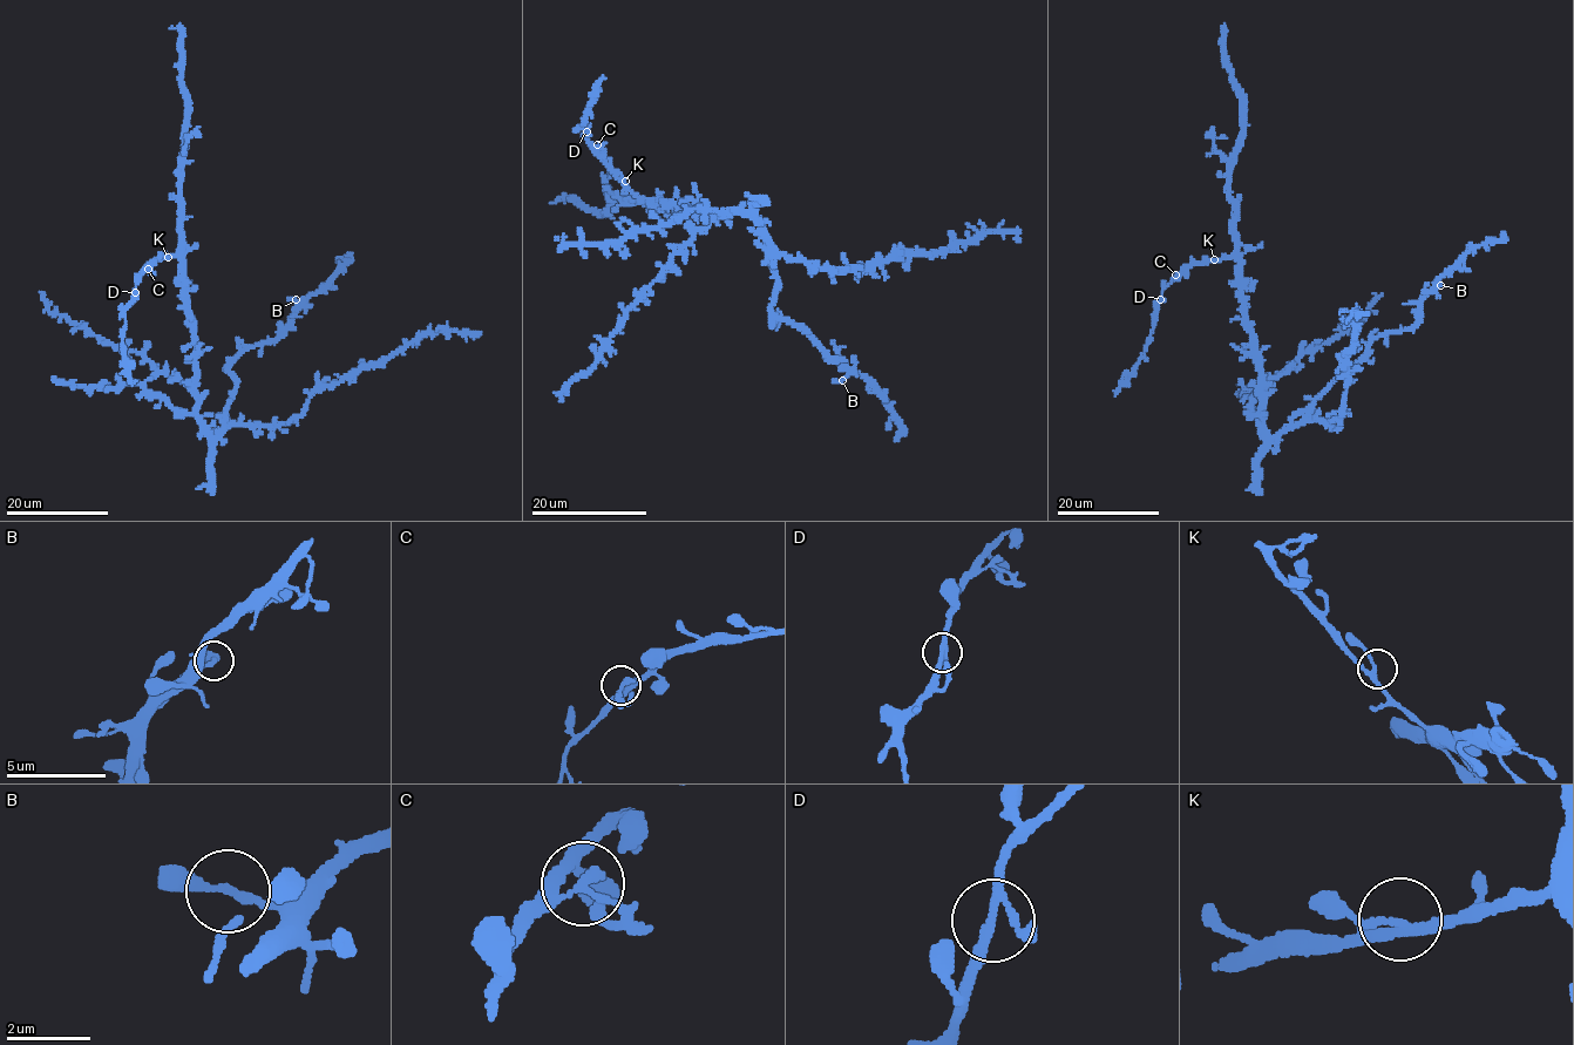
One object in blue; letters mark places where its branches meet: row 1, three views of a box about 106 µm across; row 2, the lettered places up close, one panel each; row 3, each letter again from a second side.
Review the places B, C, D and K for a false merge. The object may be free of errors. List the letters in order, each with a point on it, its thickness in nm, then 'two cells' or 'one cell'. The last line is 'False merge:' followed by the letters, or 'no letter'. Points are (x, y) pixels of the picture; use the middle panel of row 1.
B: at (842, 380); 220 nm thick; one cell
C: at (597, 144); 200 nm thick; one cell
D: at (587, 131); 180 nm thick; one cell
K: at (625, 181); 190 nm thick; one cell
False merge: no letter

